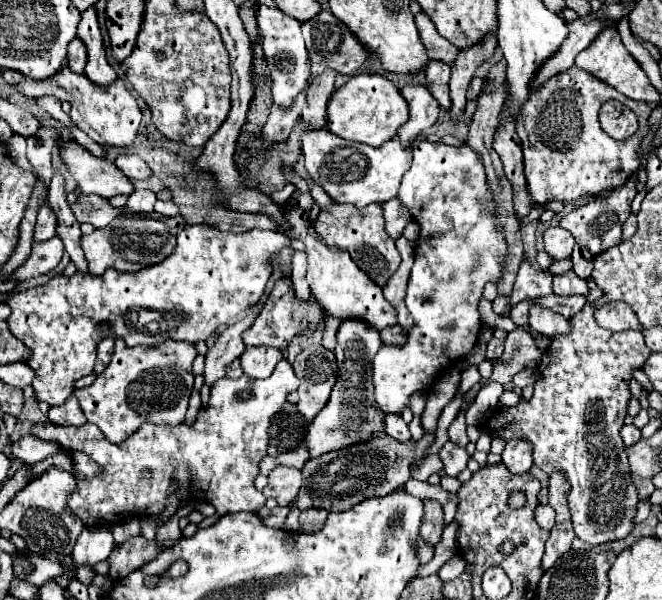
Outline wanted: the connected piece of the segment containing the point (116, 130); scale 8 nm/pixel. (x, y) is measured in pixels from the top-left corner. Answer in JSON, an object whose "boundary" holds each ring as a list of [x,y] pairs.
{"boundary":[[[65,59],[62,69],[58,71],[58,77],[50,77],[50,81],[22,81],[18,85],[18,91],[26,97],[42,97],[42,95],[54,95],[60,101],[68,101],[72,105],[70,121],[84,131],[92,141],[96,141],[102,147],[130,147],[136,139],[136,131],[142,119],[142,111],[132,97],[132,93],[126,89],[122,79],[116,79],[114,85],[108,89],[98,89],[82,77],[82,73],[70,73]]]}

